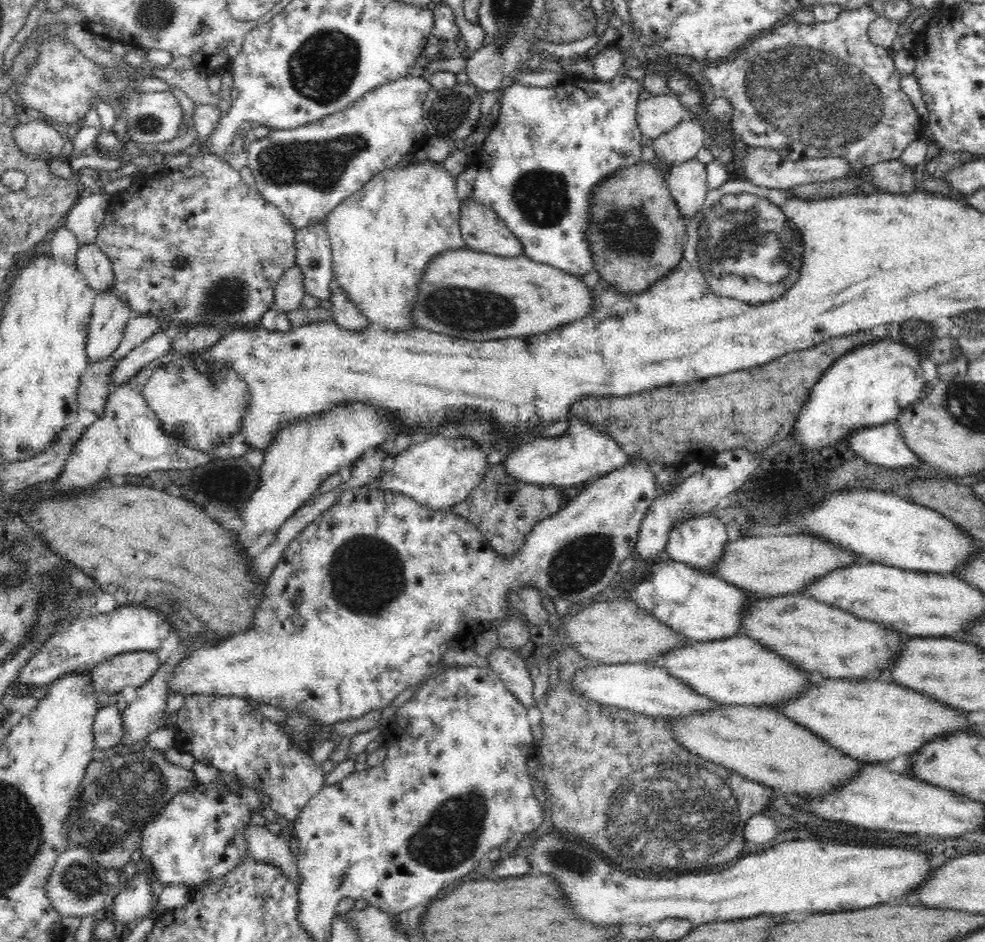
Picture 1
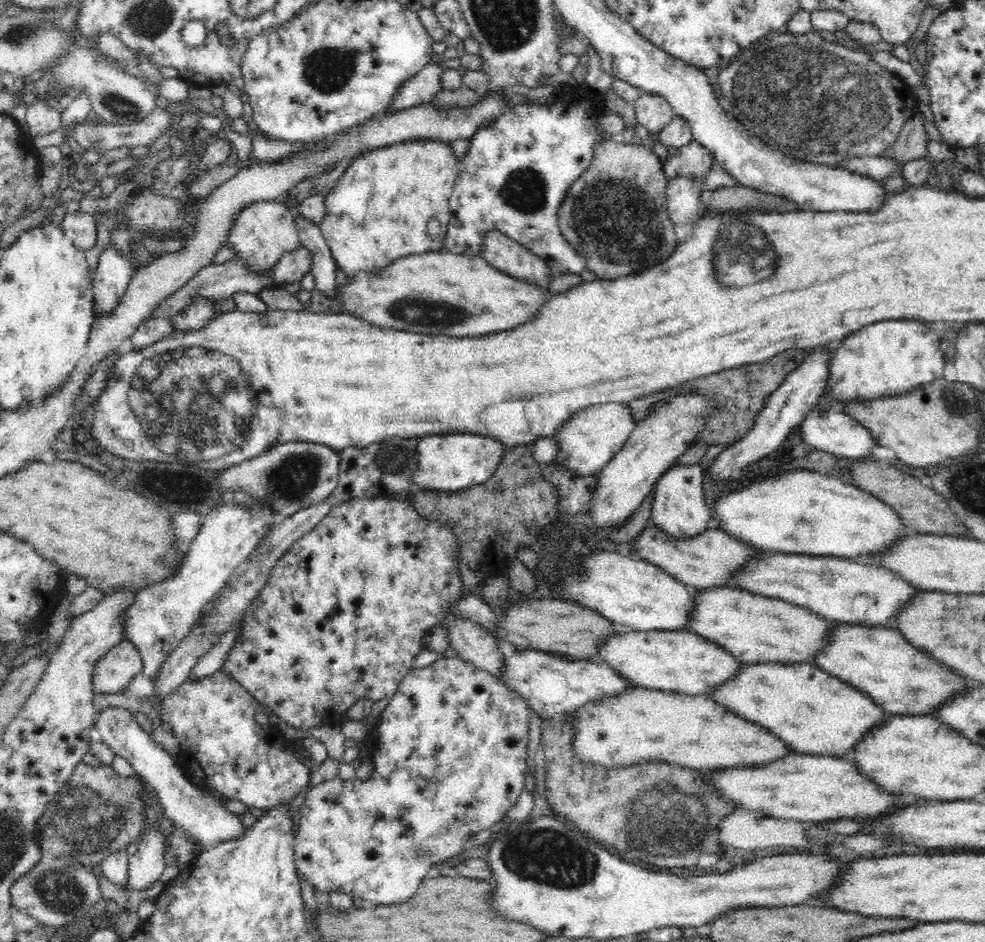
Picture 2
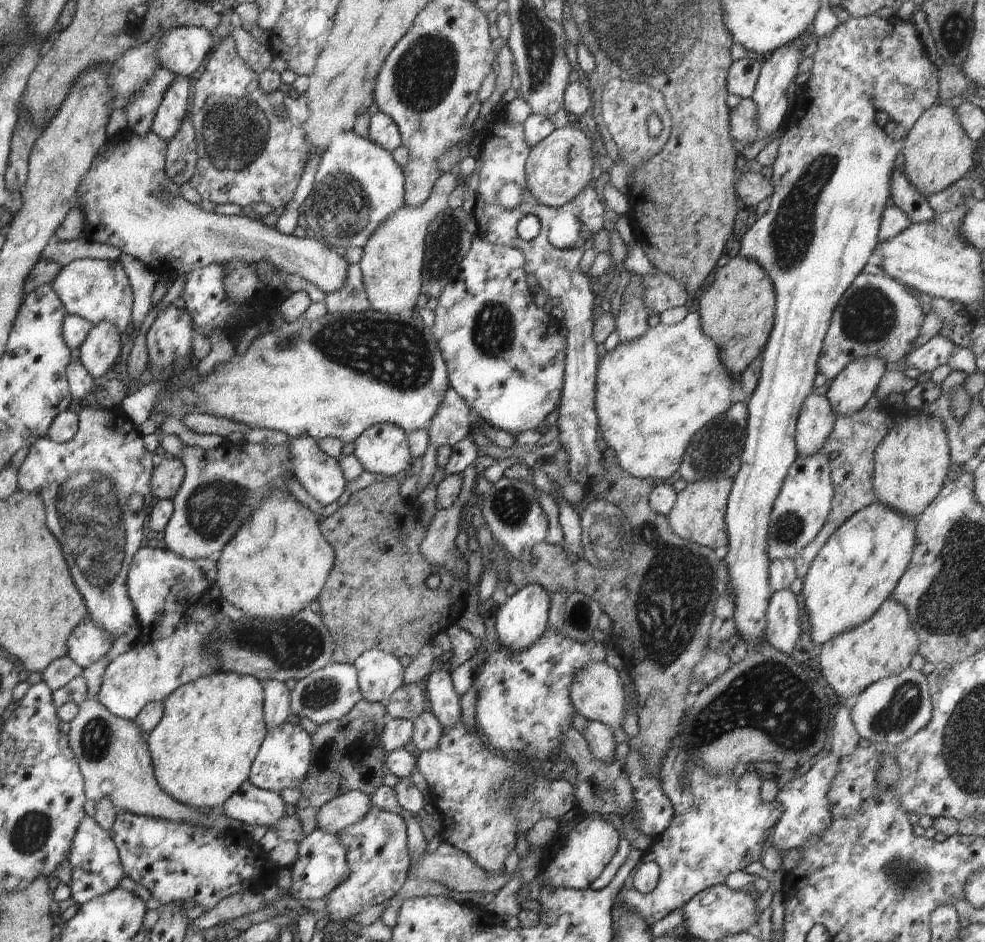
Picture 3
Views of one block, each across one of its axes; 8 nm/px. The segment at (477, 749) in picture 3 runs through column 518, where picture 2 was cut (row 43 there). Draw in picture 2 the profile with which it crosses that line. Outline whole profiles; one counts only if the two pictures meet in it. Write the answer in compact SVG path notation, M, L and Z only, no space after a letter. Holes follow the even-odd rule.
M787 31L766 36L757 40L740 51L740 54L727 66L720 70L718 82L723 96L732 103L731 114L744 125L744 128L754 136L761 138L772 148L777 148L792 158L816 164L834 165L850 158L864 158L867 156L884 156L886 148L890 148L904 126L904 123L918 110L918 100L913 95L910 85L902 81L896 73L888 71L872 60L870 52L858 51L834 44L818 35L814 31L806 34L790 34Z

